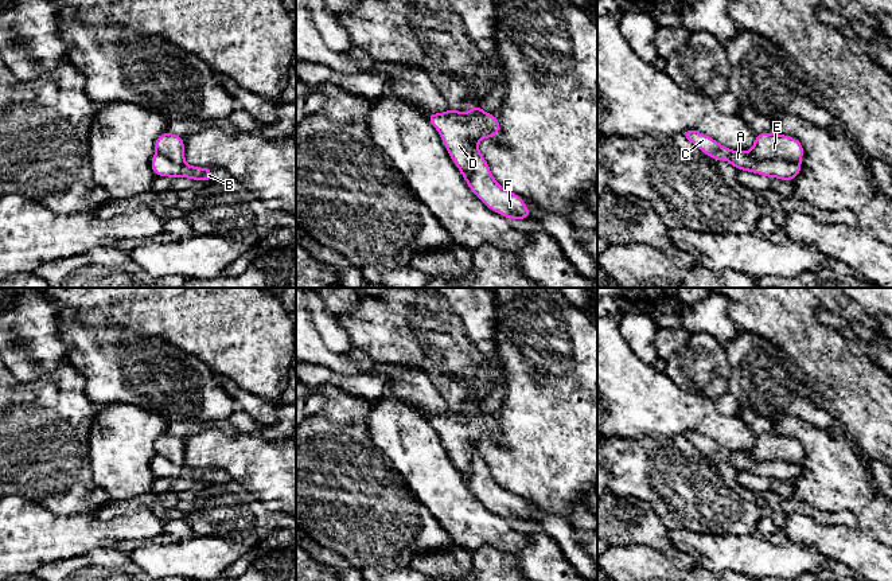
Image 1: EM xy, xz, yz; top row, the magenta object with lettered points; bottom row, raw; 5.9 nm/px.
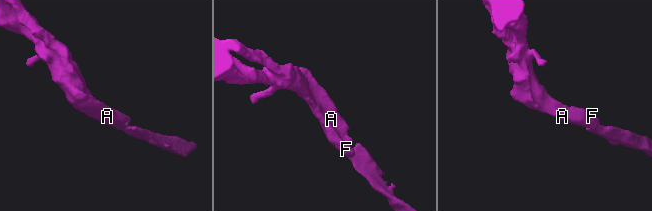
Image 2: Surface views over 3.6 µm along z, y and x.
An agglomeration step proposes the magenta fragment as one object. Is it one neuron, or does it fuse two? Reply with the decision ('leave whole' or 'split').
split

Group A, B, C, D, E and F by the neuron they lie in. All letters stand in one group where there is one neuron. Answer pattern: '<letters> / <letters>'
A B C D / E F

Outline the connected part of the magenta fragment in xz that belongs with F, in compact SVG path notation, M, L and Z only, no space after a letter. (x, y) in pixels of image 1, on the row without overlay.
M471 449L471 476L467 481L470 491L494 514L509 520L529 520L531 514L523 500L513 492L505 491L491 476L491 471L479 453Z

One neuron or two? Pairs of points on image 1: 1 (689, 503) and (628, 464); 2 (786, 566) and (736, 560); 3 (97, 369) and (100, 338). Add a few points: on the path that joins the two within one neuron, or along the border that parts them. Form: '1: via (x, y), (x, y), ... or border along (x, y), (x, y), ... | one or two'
1: via (674, 488), (657, 471), (643, 470) | one
2: via (774, 560), (748, 560) | one
3: via (97, 361), (97, 346) | one

